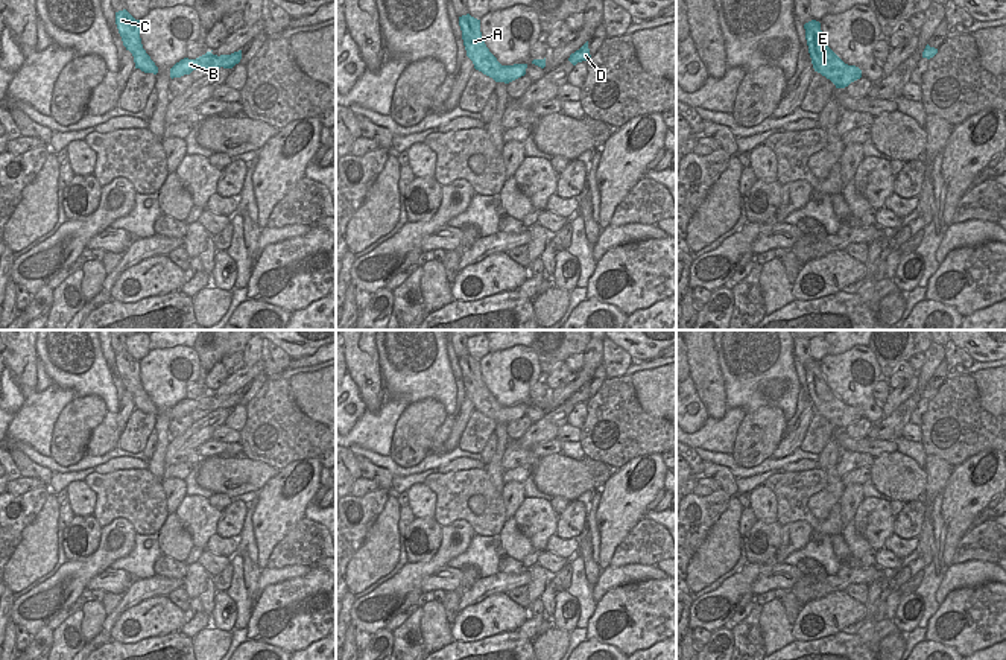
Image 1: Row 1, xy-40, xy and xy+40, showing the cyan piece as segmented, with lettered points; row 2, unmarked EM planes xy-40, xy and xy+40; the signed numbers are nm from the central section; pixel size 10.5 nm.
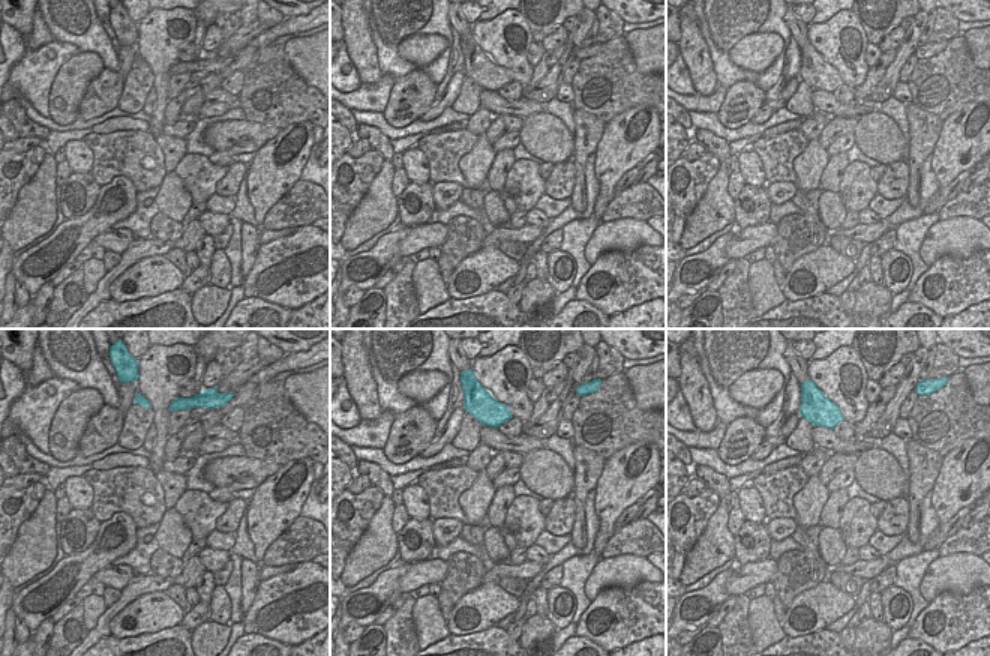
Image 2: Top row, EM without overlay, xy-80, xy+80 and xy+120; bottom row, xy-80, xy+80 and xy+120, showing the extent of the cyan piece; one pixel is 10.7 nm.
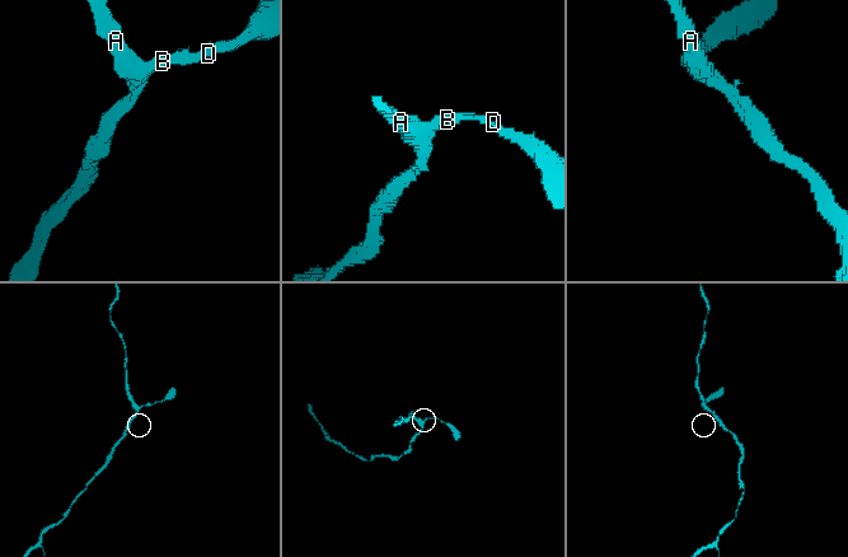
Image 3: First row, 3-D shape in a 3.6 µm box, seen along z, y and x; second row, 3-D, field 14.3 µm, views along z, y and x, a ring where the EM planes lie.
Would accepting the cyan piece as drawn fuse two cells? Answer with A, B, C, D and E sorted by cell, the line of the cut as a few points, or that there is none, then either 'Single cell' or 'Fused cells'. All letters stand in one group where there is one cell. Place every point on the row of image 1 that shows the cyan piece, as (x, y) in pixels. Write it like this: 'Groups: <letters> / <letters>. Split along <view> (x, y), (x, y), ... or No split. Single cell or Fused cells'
Groups: A B C D E. No split. Single cell

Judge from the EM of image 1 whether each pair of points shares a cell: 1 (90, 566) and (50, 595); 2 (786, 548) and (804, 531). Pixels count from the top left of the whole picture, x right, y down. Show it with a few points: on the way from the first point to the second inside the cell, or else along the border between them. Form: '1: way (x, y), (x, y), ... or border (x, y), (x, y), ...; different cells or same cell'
1: way (79, 572), (69, 580), (63, 580), (60, 584); same cell
2: way (790, 543), (800, 534); same cell

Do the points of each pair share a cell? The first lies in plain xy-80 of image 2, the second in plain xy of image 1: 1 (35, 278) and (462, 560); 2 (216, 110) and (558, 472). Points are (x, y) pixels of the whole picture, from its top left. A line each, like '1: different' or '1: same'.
1: different
2: different

